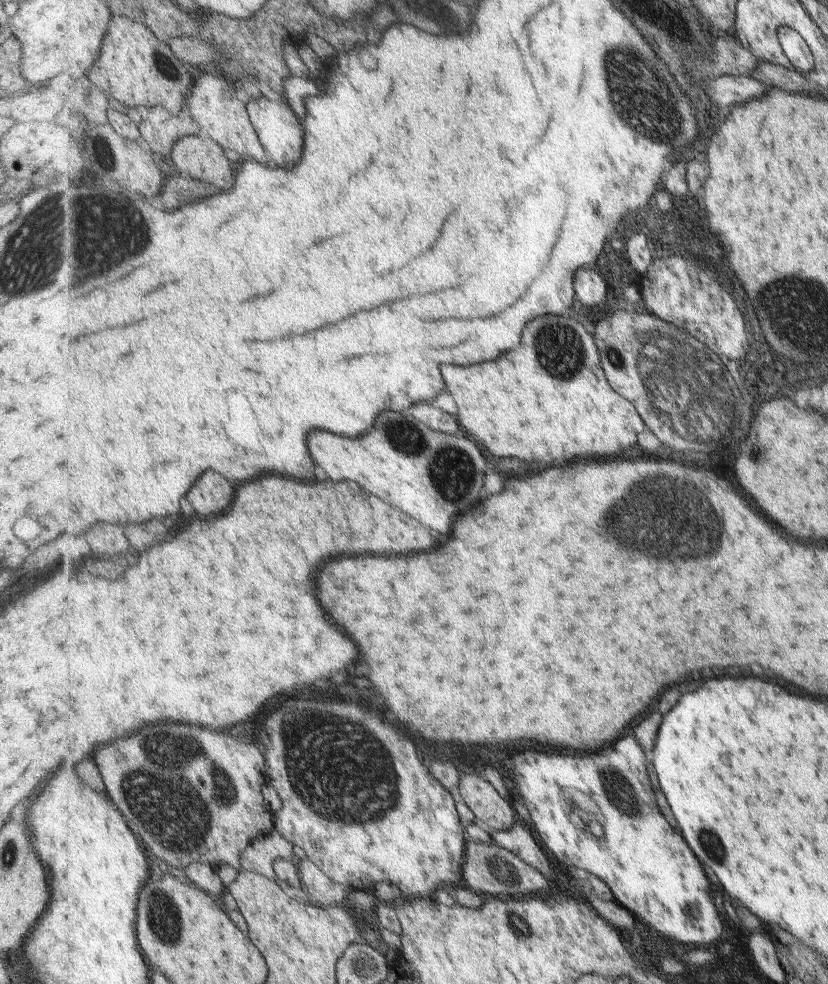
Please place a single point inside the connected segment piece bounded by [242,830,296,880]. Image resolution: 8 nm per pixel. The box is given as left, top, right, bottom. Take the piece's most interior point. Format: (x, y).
(260, 858)

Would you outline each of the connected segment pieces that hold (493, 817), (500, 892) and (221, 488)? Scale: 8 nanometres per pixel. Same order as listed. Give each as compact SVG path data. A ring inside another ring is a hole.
M461 774L460 793L467 806L475 813L477 822L493 833L509 830L514 827L517 820L520 820L512 807L512 803L504 796L501 796L501 793L493 786L493 783L487 779L483 780L477 775Z
M471 841L467 844L467 862L464 870L465 886L477 891L487 898L494 896L532 896L535 892L554 892L552 884L546 876L535 870L522 857L501 848L499 845L485 844L484 842Z
M211 470L197 480L187 498L197 508L199 516L211 516L225 512L233 502L233 494L235 488L231 482L227 482L227 478L223 478L219 472Z

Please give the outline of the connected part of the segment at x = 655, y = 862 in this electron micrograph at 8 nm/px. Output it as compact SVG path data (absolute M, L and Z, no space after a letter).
M625 736L623 740L619 740L619 744L613 744L601 754L517 754L517 774L512 776L515 784L519 784L523 792L522 801L533 818L533 829L537 831L547 847L547 852L556 858L558 864L565 868L573 866L589 872L595 870L593 874L607 882L610 890L619 892L615 896L617 901L630 910L637 921L655 929L660 939L671 943L713 946L721 942L725 924L721 914L717 912L717 906L713 904L711 882L693 850L683 840L683 832L679 832L679 828L671 828L671 824L659 810L647 764L649 760L639 740L635 736Z

